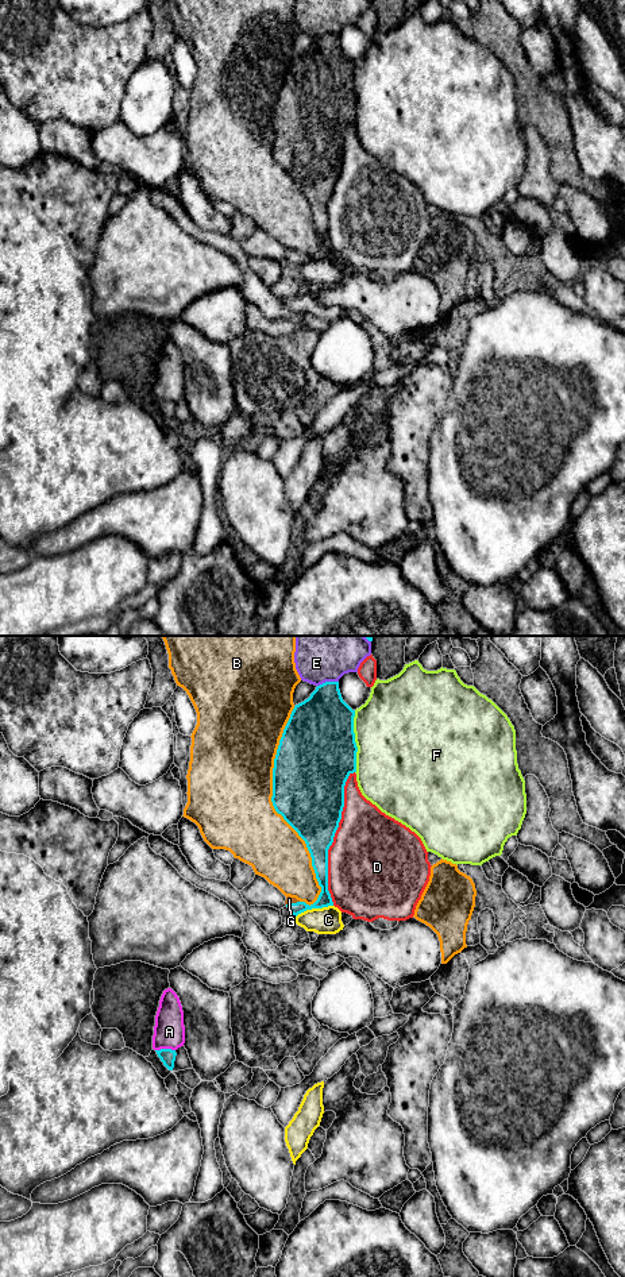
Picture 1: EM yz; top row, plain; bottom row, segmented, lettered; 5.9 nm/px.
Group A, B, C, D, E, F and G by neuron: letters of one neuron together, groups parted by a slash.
A / B / C / D / E / F / G

